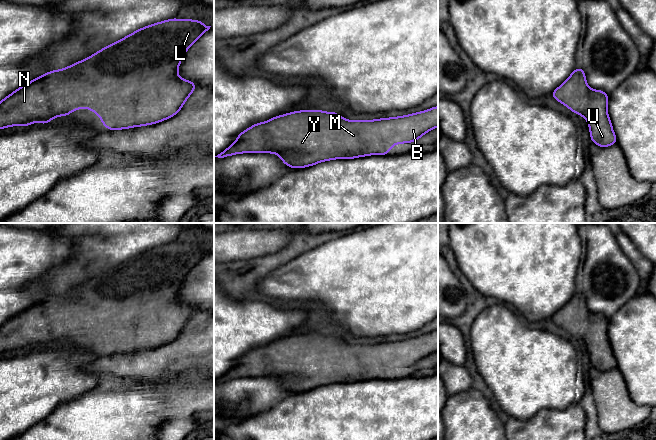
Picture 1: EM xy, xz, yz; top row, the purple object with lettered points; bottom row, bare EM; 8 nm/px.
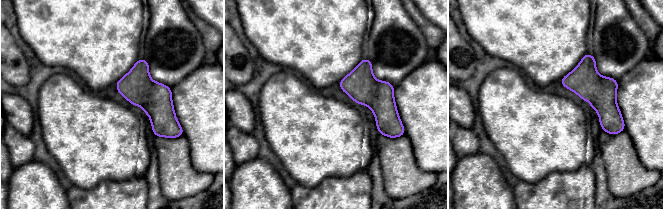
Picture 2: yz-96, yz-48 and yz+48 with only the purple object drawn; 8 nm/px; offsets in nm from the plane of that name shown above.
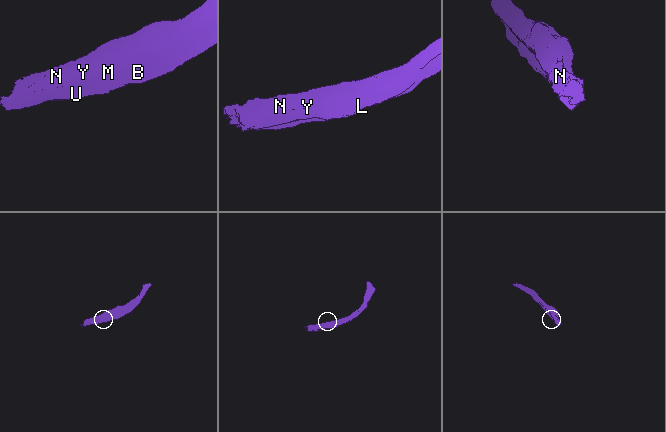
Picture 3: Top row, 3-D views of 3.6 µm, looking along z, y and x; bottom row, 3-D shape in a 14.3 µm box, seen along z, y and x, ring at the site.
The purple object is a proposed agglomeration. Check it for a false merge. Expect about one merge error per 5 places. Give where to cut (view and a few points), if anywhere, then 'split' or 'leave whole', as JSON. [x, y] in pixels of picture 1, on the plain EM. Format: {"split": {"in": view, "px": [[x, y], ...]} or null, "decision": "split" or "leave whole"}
{"split": null, "decision": "leave whole"}

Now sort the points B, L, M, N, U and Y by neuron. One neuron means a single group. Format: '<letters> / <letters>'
B L M N U Y

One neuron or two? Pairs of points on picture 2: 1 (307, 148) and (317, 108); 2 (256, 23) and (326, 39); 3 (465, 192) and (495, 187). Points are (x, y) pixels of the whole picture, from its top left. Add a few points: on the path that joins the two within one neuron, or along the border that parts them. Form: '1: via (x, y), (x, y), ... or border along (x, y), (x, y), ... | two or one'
1: via (315, 138), (317, 136), (317, 118) | one
2: via (273, 23), (287, 24), (295, 32), (309, 33) | one
3: via (472, 192), (488, 192) | one

